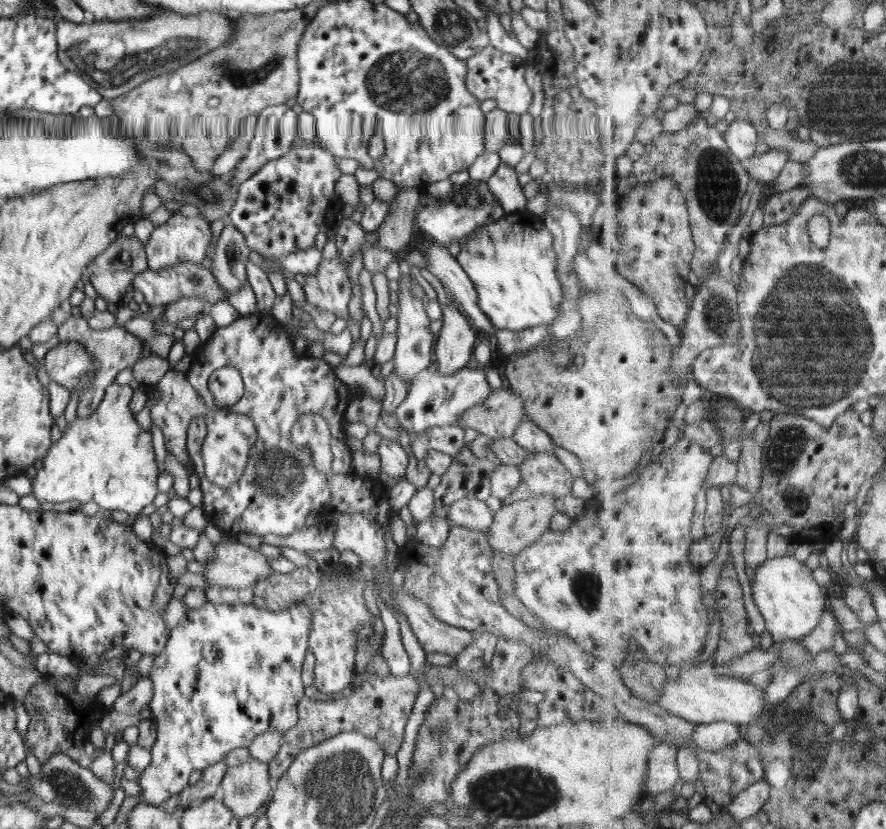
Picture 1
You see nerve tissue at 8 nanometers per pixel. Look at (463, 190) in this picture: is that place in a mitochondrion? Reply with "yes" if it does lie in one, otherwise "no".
no

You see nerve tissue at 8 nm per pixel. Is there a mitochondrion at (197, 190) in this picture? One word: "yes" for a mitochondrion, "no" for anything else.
yes

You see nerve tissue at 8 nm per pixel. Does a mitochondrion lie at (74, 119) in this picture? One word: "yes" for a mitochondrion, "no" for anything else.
no

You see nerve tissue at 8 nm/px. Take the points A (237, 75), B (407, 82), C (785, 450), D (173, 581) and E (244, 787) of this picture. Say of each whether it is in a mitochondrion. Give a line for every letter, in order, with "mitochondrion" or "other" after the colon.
A: mitochondrion
B: mitochondrion
C: mitochondrion
D: other
E: mitochondrion

